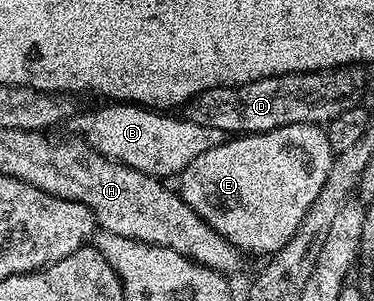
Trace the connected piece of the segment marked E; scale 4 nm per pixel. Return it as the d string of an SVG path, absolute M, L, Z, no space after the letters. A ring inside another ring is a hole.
M293 124L292 126L280 126L276 130L268 130L267 132L238 134L233 138L228 138L220 146L212 146L212 150L207 150L205 154L200 154L200 158L196 158L188 165L185 172L181 173L180 176L180 180L186 183L183 188L180 188L180 195L183 202L198 216L202 216L207 223L213 224L216 231L221 236L225 236L229 244L239 248L243 254L250 255L251 252L254 256L263 255L262 257L265 257L267 254L279 252L290 241L292 234L296 234L296 230L304 222L312 202L316 202L316 194L320 194L320 190L324 190L324 182L328 182L328 170L332 170L332 162L335 155L325 131L317 124Z

